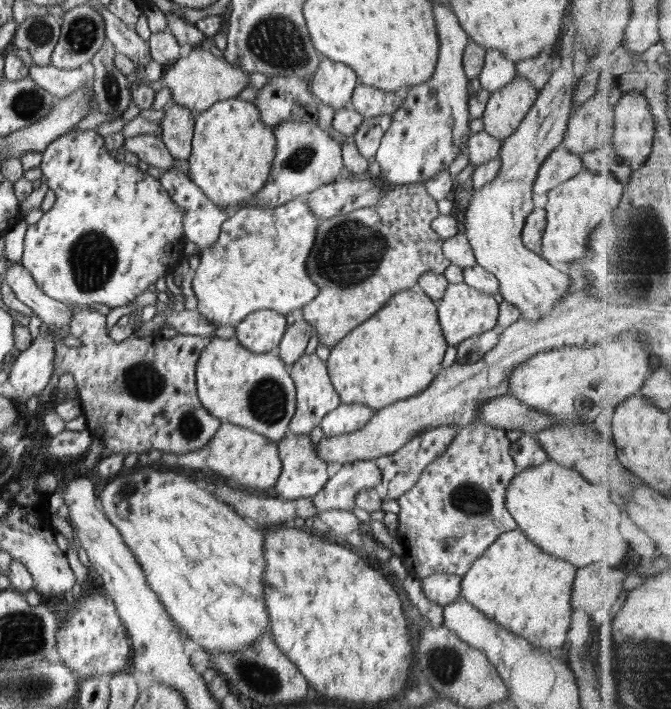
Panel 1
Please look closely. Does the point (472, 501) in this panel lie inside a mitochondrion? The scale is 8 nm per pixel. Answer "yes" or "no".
yes

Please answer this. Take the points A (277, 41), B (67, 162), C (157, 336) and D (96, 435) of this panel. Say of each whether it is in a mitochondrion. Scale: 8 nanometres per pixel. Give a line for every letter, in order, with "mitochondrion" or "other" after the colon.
A: mitochondrion
B: other
C: other
D: other

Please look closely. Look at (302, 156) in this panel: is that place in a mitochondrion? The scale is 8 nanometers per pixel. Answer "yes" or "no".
yes

